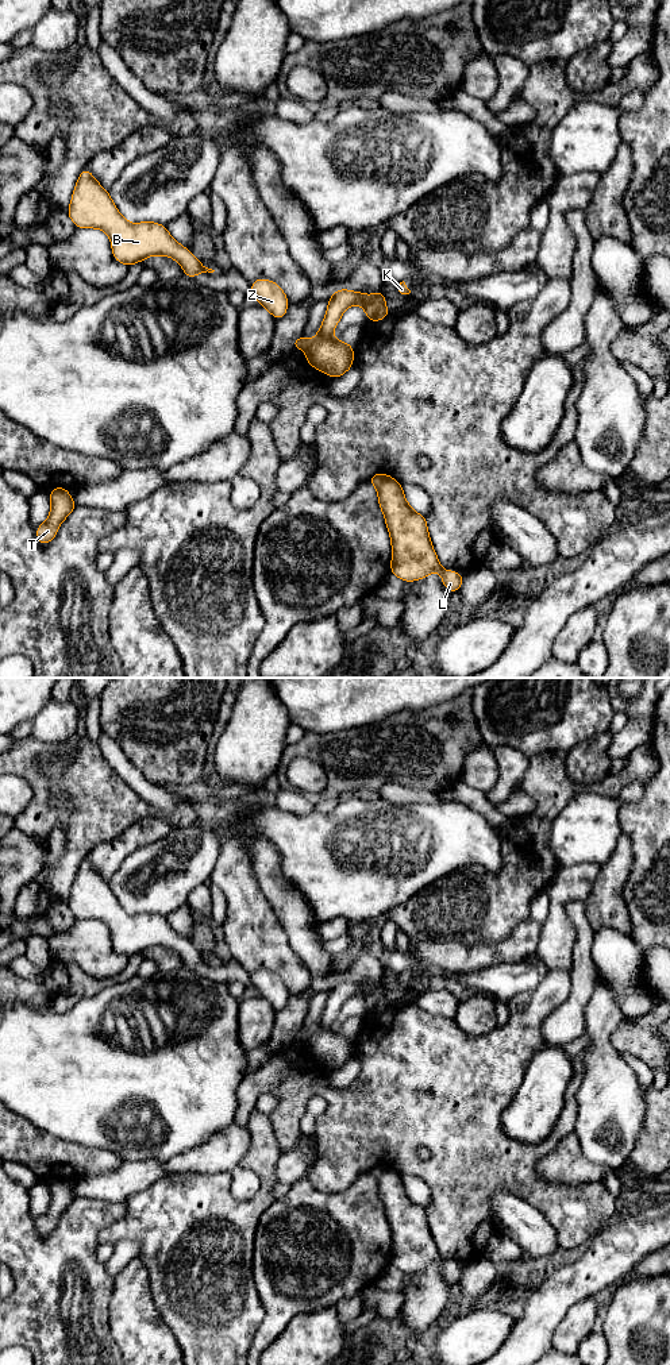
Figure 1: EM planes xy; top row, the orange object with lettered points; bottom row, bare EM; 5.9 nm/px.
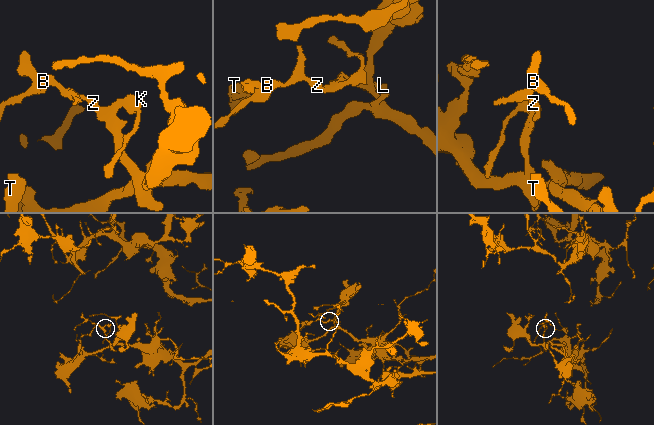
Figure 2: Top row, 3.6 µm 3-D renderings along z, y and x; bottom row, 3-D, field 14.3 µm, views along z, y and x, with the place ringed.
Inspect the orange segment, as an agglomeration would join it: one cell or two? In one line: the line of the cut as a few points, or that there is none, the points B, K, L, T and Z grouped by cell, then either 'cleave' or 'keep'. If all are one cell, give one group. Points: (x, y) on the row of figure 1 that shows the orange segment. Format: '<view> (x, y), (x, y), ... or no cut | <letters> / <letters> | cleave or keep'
xy (328, 334), (322, 335), (307, 350) | B K Z / L T | cleave

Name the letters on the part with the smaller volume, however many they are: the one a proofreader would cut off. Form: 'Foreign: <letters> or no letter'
Foreign: B, K, Z

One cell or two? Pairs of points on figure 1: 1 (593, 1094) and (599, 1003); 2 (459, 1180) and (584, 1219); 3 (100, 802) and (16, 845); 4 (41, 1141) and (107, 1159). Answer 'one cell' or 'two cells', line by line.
1: one cell
2: one cell
3: two cells
4: one cell

